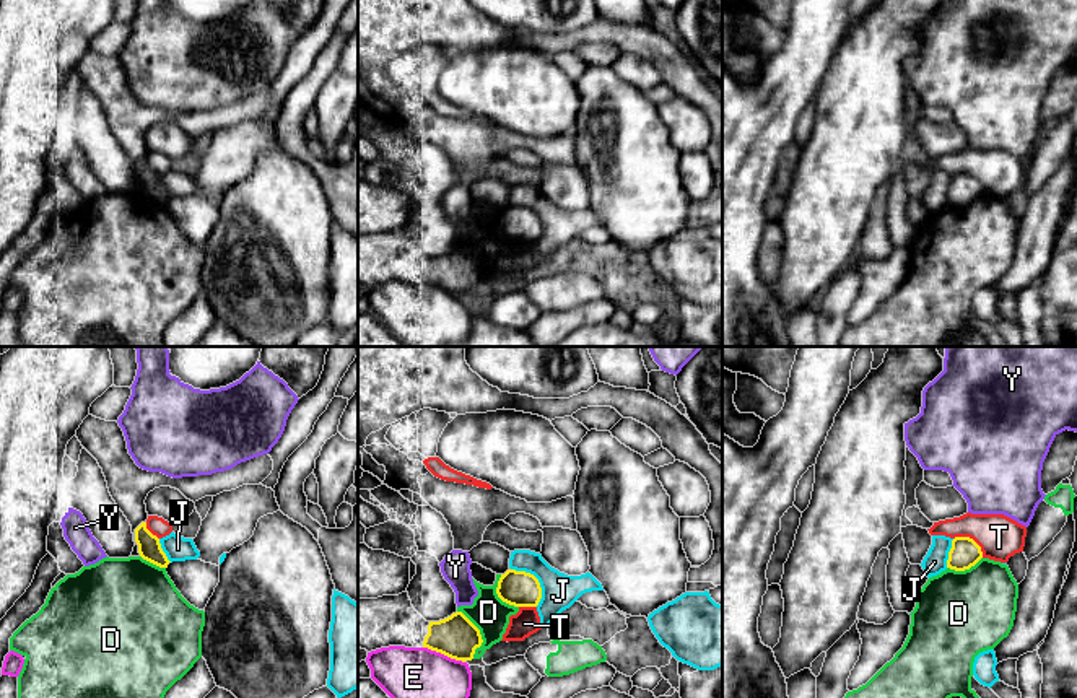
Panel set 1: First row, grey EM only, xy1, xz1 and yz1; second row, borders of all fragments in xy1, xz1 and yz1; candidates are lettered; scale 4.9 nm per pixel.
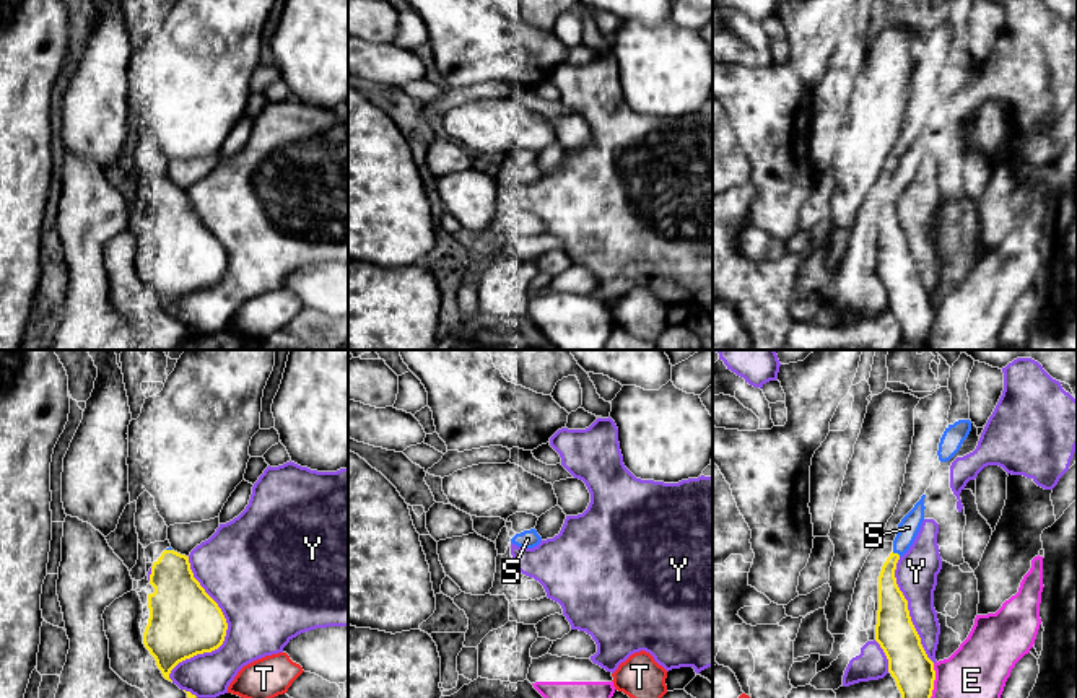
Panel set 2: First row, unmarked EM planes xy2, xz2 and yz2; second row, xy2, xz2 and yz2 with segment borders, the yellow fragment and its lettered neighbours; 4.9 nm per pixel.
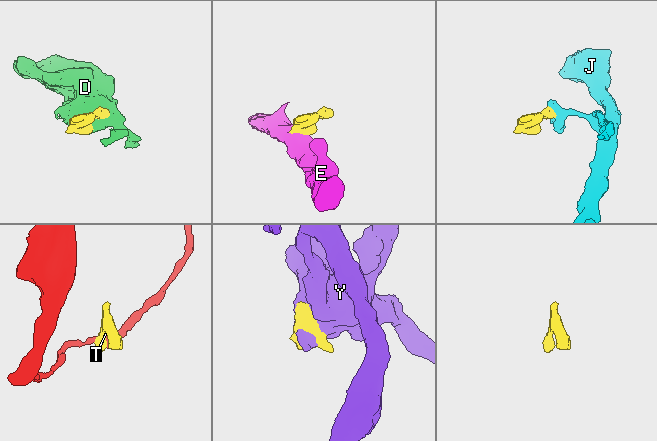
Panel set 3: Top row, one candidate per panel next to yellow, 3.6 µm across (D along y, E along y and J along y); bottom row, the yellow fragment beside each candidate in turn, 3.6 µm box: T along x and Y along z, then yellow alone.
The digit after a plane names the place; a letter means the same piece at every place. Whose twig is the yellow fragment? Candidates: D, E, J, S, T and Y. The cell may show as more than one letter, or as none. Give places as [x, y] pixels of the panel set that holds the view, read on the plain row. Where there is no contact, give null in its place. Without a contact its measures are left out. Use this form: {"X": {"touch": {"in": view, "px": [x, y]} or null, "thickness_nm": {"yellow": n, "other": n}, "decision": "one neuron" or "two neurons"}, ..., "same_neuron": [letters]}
{"D": {"touch": {"in": "xz1", "px": [479, 269]}, "thickness_nm": {"yellow": 220, "other": 180}, "decision": "two neurons"}, "E": {"touch": {"in": "xz1", "px": [444, 290]}, "thickness_nm": {"yellow": 220, "other": 320}, "decision": "two neurons"}, "J": {"touch": {"in": "xz1", "px": [537, 215]}, "thickness_nm": {"yellow": 180, "other": 180}, "decision": "two neurons"}, "S": {"touch": {"in": "yz2", "px": [897, 189]}, "thickness_nm": {"yellow": 140, "other": 100}, "decision": "one neuron"}, "T": {"touch": {"in": "yz1", "px": [972, 174]}, "thickness_nm": {"yellow": 150, "other": 220}, "decision": "two neurons"}, "Y": {"touch": {"in": "xy2", "px": [226, 264]}, "thickness_nm": {"yellow": 360, "other": 460}, "decision": "two neurons"}, "same_neuron": ["S"]}

